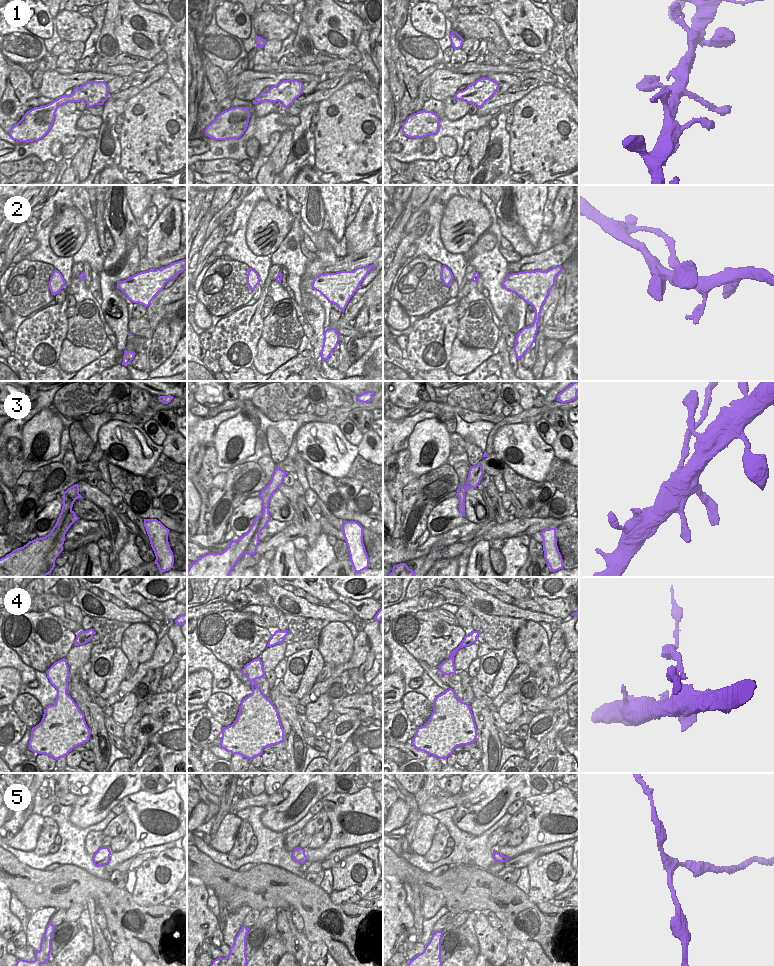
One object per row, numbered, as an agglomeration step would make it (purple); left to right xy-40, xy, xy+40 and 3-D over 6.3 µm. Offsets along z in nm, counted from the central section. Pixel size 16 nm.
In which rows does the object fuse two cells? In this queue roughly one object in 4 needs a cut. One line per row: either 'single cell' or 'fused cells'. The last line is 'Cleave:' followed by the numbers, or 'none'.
1: single cell
2: single cell
3: fused cells
4: fused cells
5: single cell
Cleave: 3, 4

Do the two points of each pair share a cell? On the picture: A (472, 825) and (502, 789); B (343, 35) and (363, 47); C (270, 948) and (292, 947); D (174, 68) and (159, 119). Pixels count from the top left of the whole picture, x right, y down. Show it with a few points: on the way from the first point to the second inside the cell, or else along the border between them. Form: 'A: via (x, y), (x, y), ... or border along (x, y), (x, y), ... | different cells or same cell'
A: via (475, 816), (493, 798) | same cell
B: border along (365, 24), (355, 48) | different cells
C: border along (278, 931), (286, 952) | different cells
D: border along (170, 76), (176, 86) | different cells

